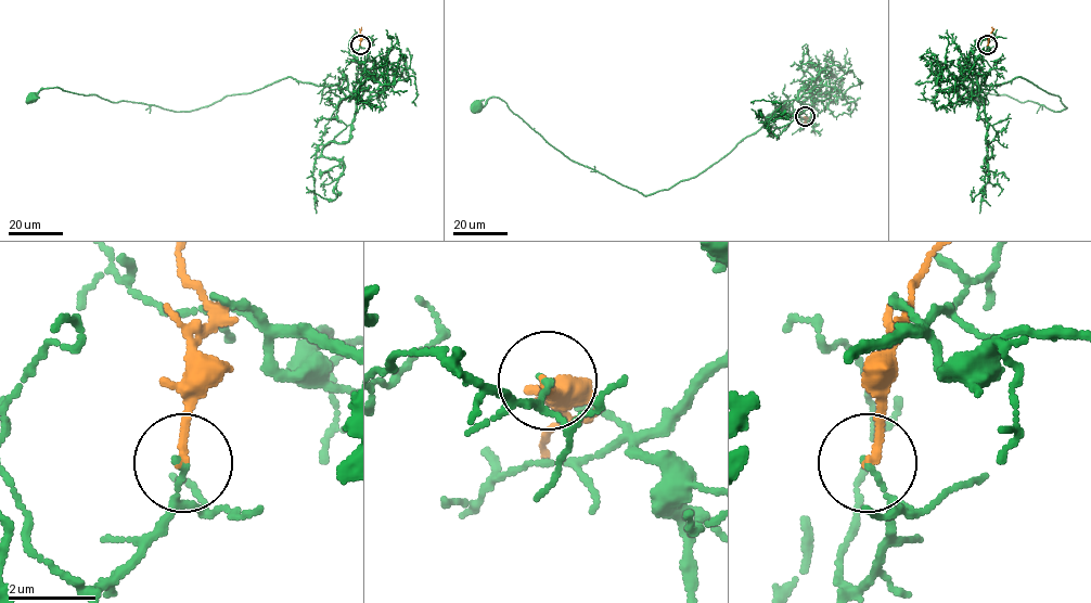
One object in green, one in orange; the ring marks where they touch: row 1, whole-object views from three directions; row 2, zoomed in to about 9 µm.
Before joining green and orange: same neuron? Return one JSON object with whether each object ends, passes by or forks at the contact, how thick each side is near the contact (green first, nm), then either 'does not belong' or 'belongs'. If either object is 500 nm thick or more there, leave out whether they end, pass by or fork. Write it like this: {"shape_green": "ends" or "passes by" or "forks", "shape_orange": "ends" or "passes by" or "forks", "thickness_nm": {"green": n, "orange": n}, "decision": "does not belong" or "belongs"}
{"shape_green": "ends", "shape_orange": "ends", "thickness_nm": {"green": 130, "orange": 190}, "decision": "does not belong"}

